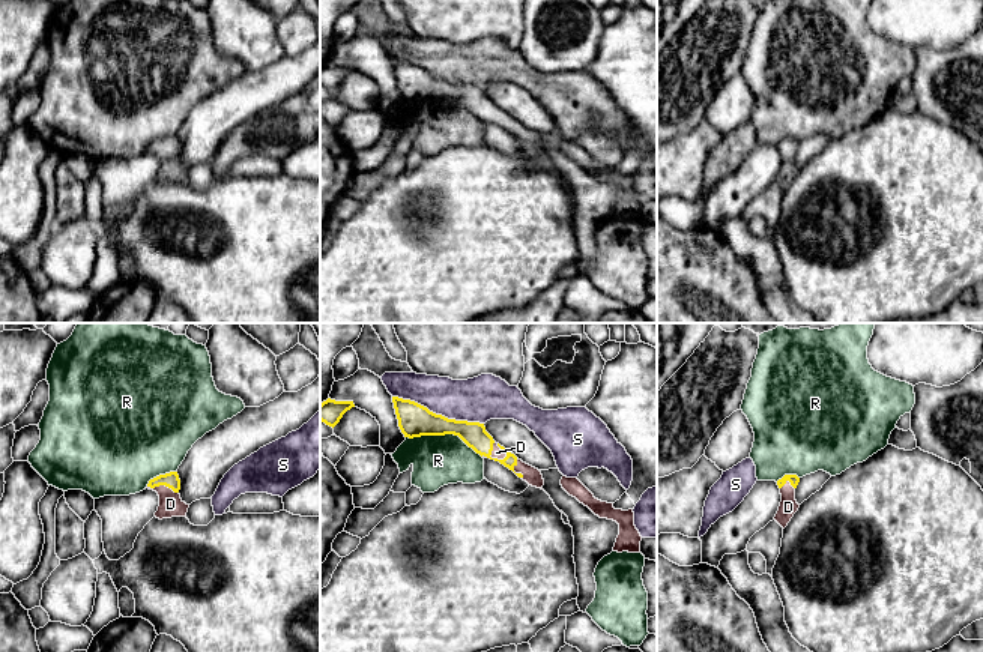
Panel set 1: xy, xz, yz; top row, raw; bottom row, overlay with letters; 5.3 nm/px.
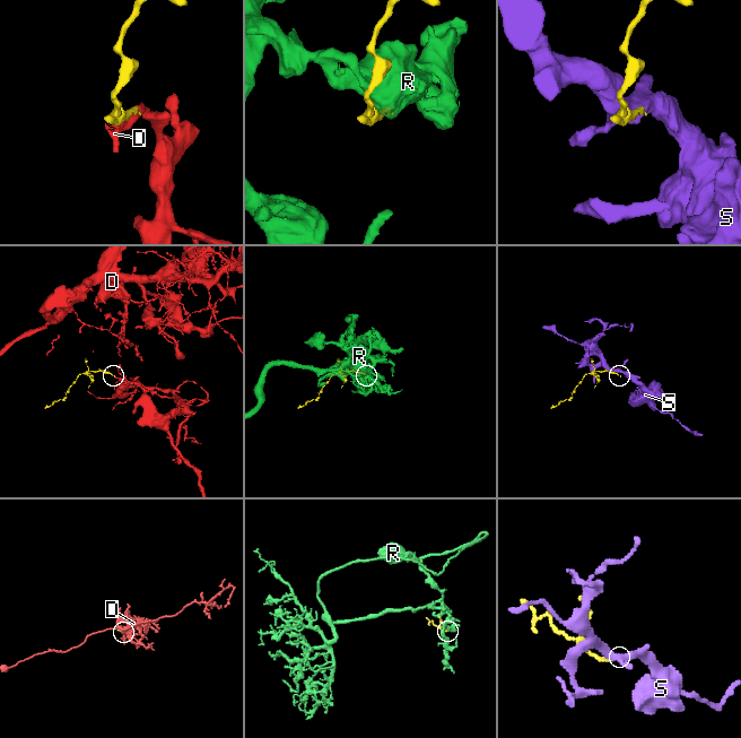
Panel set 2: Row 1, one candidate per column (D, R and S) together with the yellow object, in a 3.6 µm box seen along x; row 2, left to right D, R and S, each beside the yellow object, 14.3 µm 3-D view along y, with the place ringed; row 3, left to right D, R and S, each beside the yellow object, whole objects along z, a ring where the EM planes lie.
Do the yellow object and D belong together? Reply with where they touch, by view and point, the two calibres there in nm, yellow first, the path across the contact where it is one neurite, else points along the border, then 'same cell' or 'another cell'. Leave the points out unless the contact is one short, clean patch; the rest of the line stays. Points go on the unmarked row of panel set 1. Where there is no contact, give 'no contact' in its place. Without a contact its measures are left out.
meets yellow in xz at (493, 122); 140 nm thick on the yellow side, 60 nm on the other; same cell

